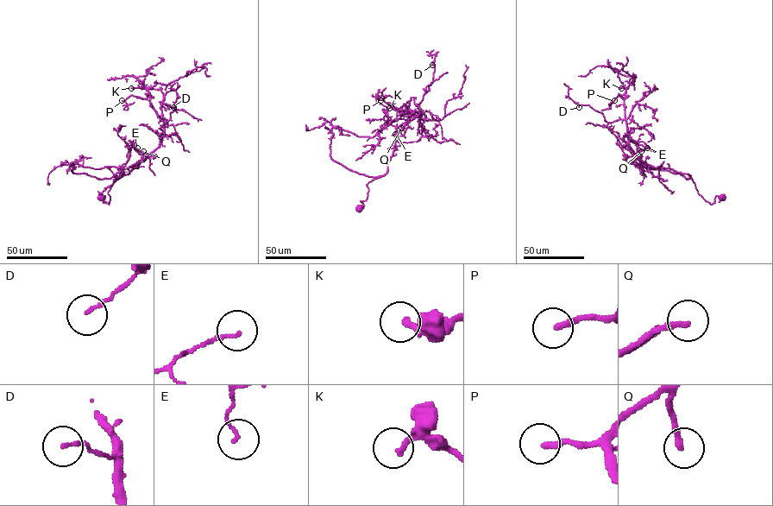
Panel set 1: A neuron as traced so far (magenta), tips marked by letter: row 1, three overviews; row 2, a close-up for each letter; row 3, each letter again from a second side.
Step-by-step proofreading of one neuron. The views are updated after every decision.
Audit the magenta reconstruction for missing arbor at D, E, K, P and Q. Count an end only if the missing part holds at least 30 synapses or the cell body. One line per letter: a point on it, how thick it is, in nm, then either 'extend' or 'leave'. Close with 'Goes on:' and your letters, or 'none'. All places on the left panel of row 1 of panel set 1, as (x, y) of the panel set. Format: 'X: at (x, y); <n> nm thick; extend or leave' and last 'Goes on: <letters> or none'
D: at (173, 107); 110 nm thick; leave
E: at (137, 148); 110 nm thick; leave
K: at (131, 88); 240 nm thick; leave
P: at (122, 100); 220 nm thick; extend
Q: at (143, 151); 200 nm thick; extend
Goes on: P, Q

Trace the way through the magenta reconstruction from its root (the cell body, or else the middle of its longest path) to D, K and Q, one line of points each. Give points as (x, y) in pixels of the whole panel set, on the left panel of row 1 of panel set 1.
D: (101, 198), (109, 204), (112, 184), (159, 146), (160, 119), (168, 121), (173, 107)
K: (101, 198), (109, 204), (112, 184), (163, 136), (164, 122), (149, 93), (131, 88)
Q: (101, 198), (104, 195), (102, 201), (109, 204), (108, 192), (112, 184), (146, 158), (147, 154), (143, 151)

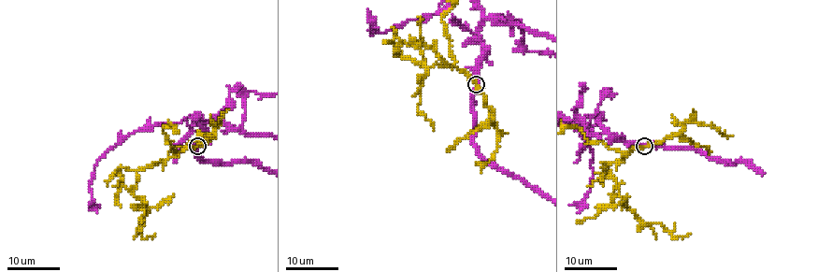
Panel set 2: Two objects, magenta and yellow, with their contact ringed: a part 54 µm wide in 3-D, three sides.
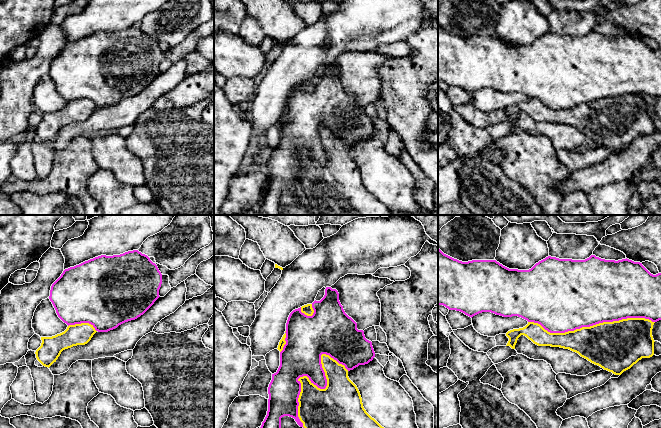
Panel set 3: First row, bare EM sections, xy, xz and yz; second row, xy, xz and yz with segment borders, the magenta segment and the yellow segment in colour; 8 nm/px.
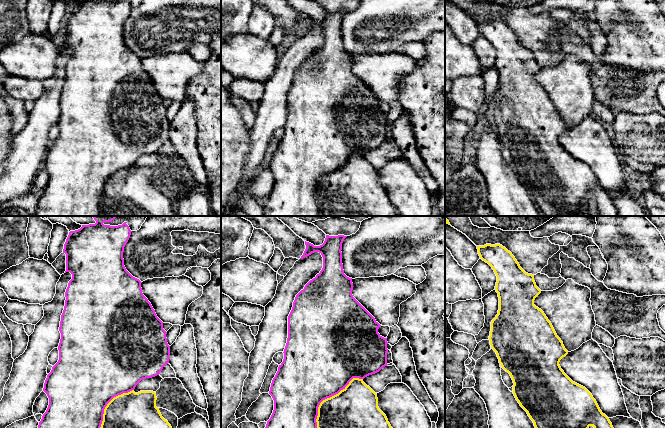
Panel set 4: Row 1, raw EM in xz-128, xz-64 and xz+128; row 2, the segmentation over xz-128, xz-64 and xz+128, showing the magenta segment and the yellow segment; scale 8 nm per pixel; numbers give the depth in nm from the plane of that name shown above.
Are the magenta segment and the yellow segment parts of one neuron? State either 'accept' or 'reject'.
reject

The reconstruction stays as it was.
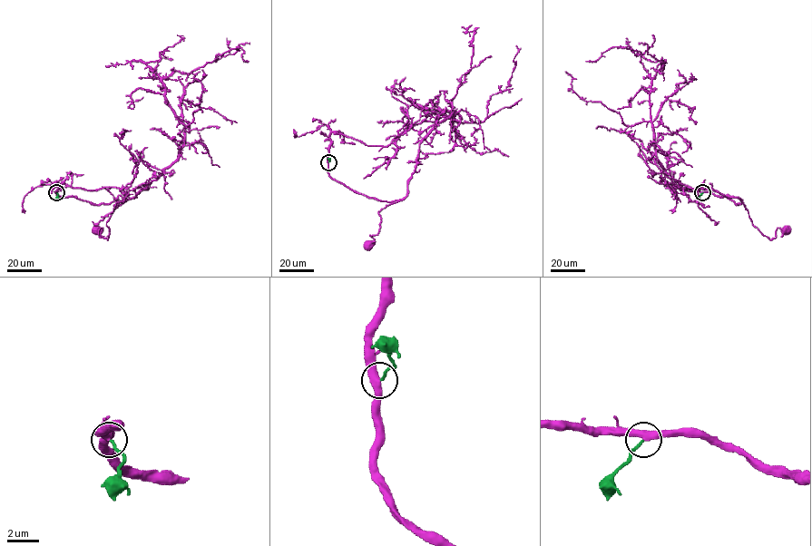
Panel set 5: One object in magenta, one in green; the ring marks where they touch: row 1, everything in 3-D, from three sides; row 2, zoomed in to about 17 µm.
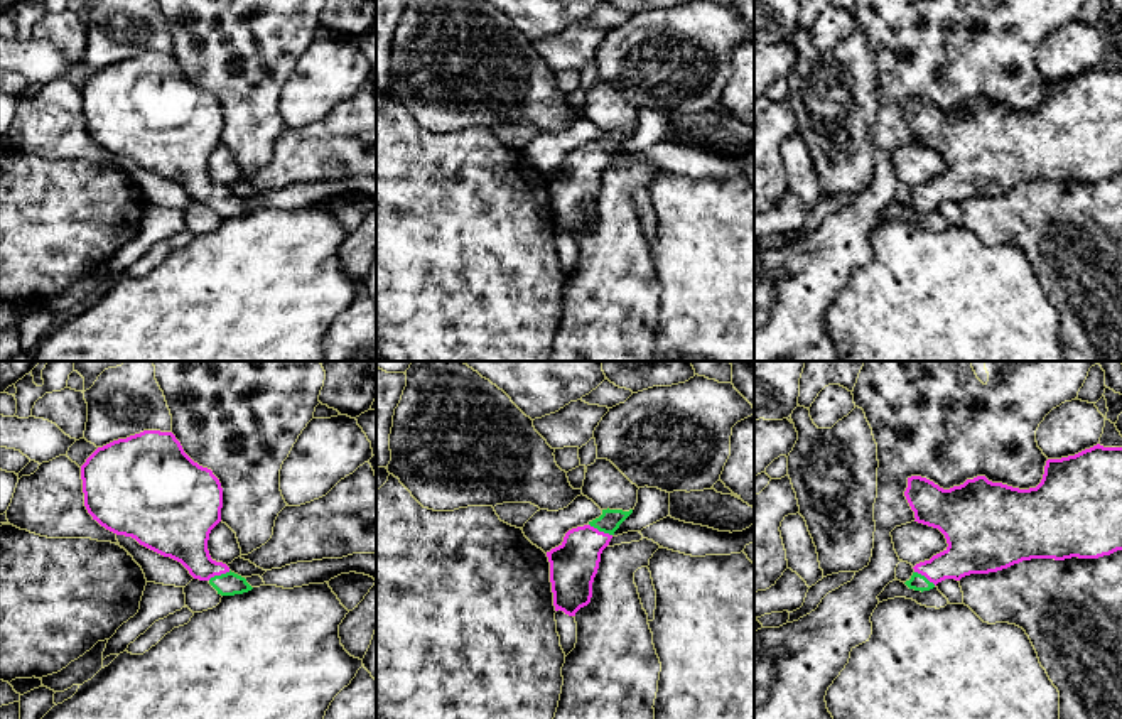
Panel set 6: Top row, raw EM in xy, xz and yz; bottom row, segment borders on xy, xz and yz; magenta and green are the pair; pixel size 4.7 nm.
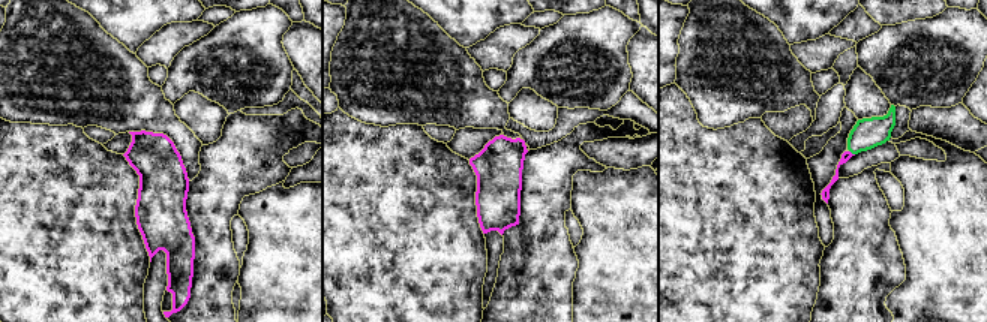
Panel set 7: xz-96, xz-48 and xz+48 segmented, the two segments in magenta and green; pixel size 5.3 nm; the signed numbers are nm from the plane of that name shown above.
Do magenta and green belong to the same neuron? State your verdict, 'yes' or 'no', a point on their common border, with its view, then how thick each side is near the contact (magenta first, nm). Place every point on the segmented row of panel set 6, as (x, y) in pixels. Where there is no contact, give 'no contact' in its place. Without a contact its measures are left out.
yes; meets magenta in xz at (601, 532); 220 nm thick on the magenta side, 100 nm on the other

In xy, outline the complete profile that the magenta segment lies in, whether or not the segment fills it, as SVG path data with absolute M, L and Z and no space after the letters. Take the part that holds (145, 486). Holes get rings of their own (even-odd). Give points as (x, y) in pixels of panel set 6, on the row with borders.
M143 430L98 447L81 466L84 506L106 530L181 562L221 596L251 591L245 577L211 559L208 540L221 522L223 488L211 469L194 462L172 432Z

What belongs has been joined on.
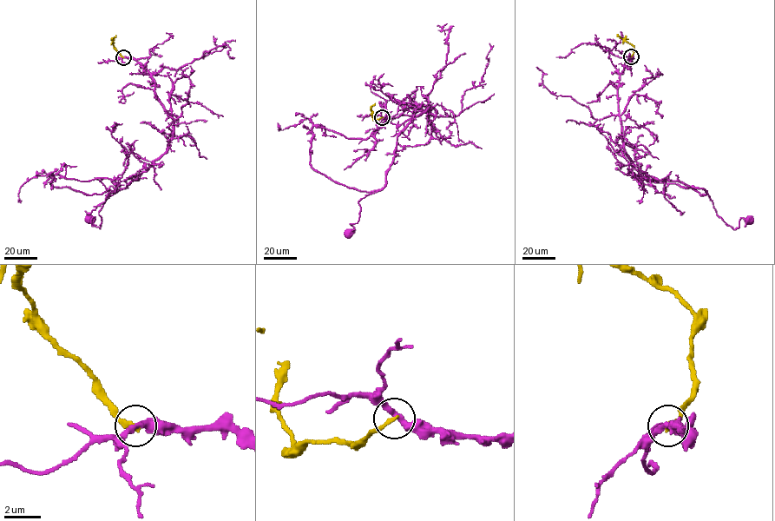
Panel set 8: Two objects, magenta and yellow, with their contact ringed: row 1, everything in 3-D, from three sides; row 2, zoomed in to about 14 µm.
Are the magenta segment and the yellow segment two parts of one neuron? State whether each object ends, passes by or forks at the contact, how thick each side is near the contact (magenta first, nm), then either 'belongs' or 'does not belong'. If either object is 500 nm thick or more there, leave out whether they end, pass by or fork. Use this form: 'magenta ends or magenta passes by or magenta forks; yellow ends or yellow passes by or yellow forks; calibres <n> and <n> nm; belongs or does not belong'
magenta passes by; yellow ends; calibres 360 and 280 nm; does not belong

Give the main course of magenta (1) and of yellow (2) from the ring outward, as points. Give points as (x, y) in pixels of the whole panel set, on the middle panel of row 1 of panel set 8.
1: (382, 117), (414, 103), (431, 108), (400, 134), (385, 185), (357, 201), (349, 234)
2: (382, 117), (373, 119), (371, 107), (375, 103)

